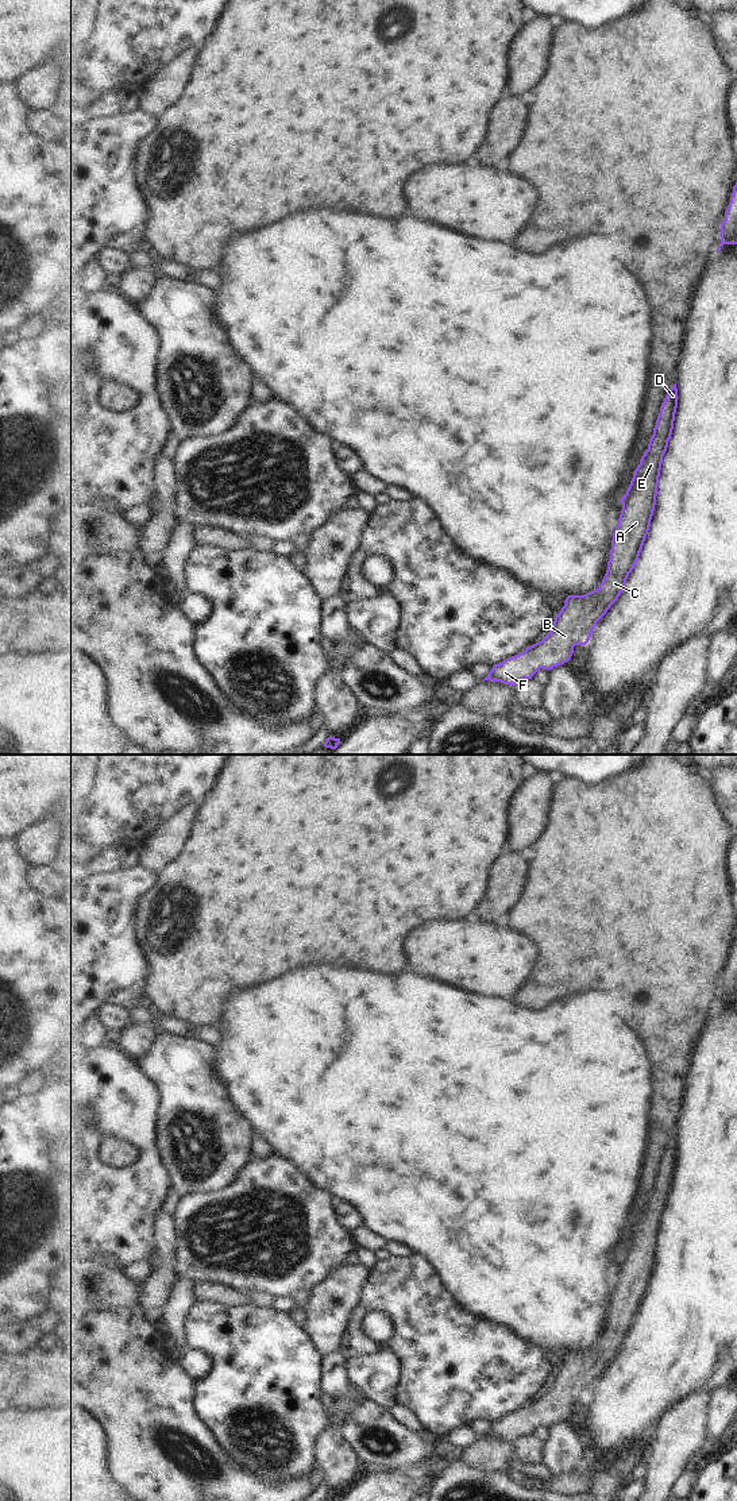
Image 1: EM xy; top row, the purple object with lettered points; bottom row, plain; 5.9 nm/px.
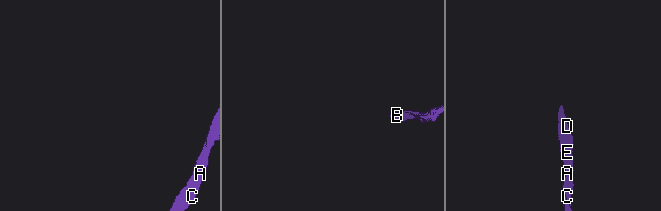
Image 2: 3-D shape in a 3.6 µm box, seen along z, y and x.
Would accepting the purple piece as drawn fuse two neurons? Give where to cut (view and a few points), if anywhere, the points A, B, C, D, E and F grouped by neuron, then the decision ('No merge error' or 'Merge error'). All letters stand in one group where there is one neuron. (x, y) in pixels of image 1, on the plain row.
No split. Groups: A B C D E F. No merge error

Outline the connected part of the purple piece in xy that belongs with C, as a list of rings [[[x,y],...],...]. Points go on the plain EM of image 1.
[[[676,1139],[668,1146],[649,1196],[634,1226],[613,1289],[610,1316],[602,1339],[584,1351],[568,1351],[549,1389],[516,1412],[493,1421],[482,1436],[514,1442],[540,1425],[567,1419],[575,1401],[586,1401],[597,1378],[621,1351],[634,1324],[653,1272],[663,1212],[672,1191],[678,1164]]]

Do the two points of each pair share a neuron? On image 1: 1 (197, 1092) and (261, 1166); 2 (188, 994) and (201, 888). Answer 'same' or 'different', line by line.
1: different
2: same

